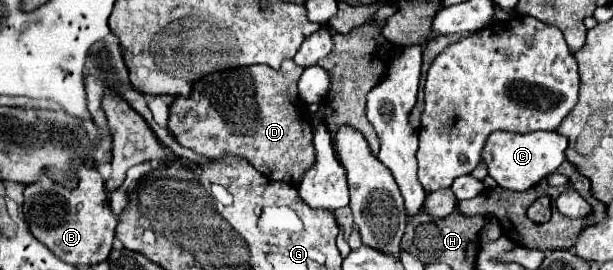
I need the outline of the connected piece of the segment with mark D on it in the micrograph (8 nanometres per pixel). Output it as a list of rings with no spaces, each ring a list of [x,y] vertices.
[[[286,59],[280,69],[270,69],[268,65],[252,65],[206,75],[194,83],[190,97],[176,97],[170,105],[170,131],[180,145],[196,151],[198,155],[208,159],[236,155],[246,159],[256,171],[274,181],[298,185],[302,173],[306,173],[306,169],[310,169],[314,163],[314,127],[306,111],[308,105],[300,99],[296,87],[302,71],[304,69],[298,67],[292,59]]]

